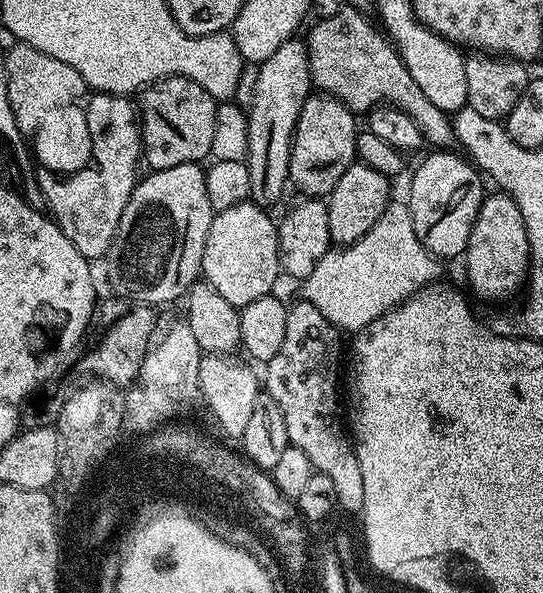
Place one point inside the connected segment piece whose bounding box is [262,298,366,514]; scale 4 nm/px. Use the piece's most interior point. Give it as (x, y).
(302, 377)

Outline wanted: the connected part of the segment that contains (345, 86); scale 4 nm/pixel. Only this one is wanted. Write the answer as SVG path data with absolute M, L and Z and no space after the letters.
M341 6L333 16L320 20L306 35L308 46L308 61L312 83L321 93L334 96L345 104L353 114L367 114L377 106L391 106L400 108L410 118L414 118L414 126L418 126L425 141L433 149L448 150L457 143L456 132L452 129L453 117L438 109L429 98L423 94L418 83L411 78L410 72L396 51L392 41L375 23L368 21L369 17L356 8Z

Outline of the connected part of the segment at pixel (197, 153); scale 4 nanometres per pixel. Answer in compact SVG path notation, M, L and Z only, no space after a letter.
M168 76L149 84L138 96L142 156L152 170L200 164L212 156L218 102L198 82L185 76Z

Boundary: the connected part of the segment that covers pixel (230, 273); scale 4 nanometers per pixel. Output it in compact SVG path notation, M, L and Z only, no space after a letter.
M255 202L234 205L213 215L210 230L206 234L200 267L203 279L238 310L269 295L275 289L272 287L275 286L276 279L281 279L282 276L278 224L267 214L269 213Z

